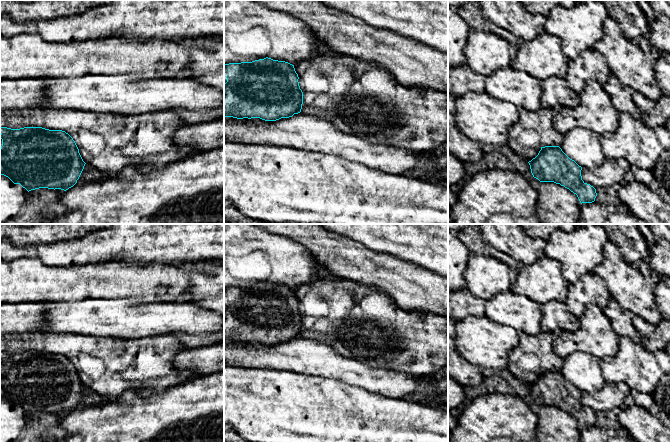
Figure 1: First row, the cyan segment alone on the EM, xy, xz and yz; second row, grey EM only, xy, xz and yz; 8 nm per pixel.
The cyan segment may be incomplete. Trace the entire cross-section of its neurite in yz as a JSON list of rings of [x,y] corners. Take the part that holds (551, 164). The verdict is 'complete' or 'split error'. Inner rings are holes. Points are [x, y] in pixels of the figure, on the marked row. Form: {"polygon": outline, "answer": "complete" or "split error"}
{"polygon": [[[559,146],[541,147],[538,155],[528,162],[534,178],[540,182],[560,184],[577,195],[580,203],[592,203],[596,189],[582,180],[581,170]]], "answer": "complete"}

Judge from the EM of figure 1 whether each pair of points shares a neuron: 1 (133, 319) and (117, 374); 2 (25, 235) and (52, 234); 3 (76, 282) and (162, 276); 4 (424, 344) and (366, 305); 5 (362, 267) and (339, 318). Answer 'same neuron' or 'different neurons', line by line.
1: different neurons
2: same neuron
3: same neuron
4: same neuron
5: different neurons

